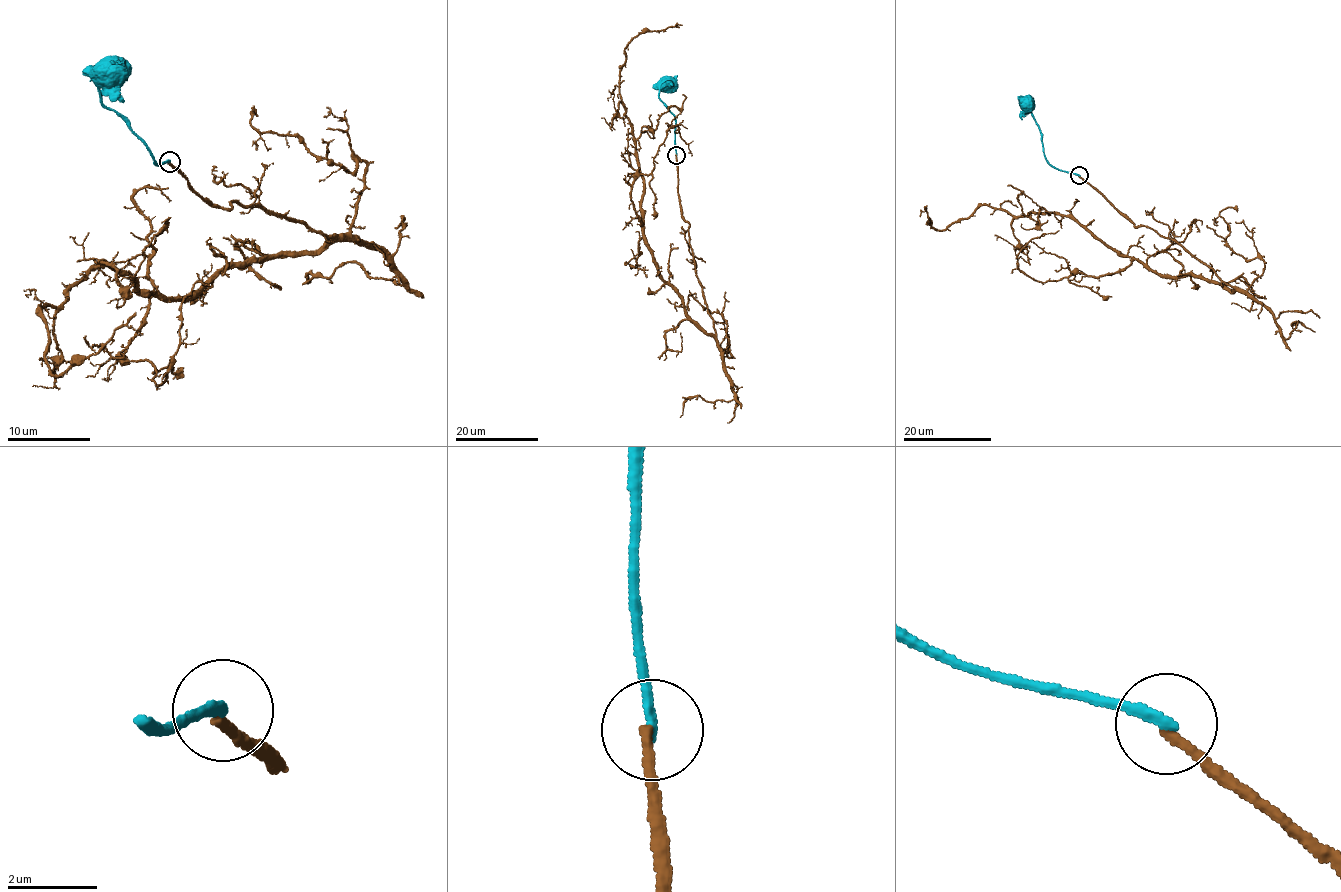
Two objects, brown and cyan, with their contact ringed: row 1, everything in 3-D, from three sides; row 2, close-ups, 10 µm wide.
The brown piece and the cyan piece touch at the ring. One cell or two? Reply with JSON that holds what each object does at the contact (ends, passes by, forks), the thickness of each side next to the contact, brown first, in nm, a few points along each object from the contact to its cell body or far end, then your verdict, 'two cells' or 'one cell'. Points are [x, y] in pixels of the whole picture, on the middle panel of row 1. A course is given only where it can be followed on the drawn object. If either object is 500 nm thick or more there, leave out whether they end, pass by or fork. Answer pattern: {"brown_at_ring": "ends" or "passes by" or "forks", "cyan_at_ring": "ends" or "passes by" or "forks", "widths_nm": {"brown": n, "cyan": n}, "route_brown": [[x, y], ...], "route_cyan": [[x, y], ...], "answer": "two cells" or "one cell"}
{"brown_at_ring": "ends", "cyan_at_ring": "ends", "widths_nm": {"brown": 220, "cyan": 200}, "route_brown": [[676, 155], [709, 335], [662, 279], [643, 231], [644, 182], [619, 92], [628, 43], [681, 25]], "route_cyan": [[676, 155], [674, 114], [658, 95], [665, 84]], "answer": "two cells"}

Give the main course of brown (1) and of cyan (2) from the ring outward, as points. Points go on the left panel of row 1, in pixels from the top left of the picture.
1: (169, 162), (209, 201), (333, 237), (187, 298), (100, 264), (39, 309), (56, 375), (119, 327), (142, 335)
2: (169, 162), (156, 166), (144, 140), (123, 117), (101, 104), (105, 74)

